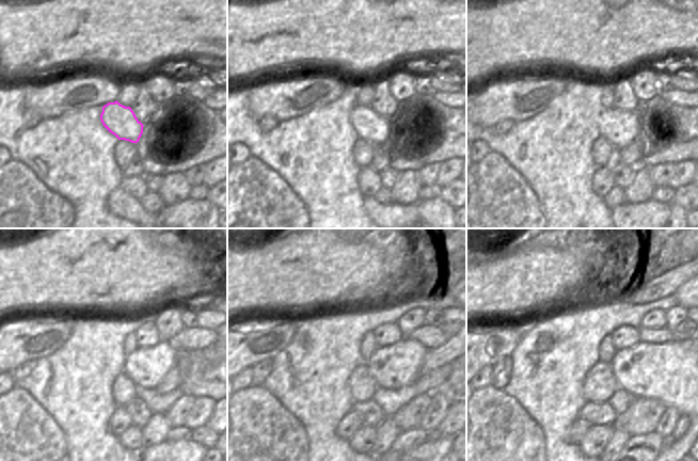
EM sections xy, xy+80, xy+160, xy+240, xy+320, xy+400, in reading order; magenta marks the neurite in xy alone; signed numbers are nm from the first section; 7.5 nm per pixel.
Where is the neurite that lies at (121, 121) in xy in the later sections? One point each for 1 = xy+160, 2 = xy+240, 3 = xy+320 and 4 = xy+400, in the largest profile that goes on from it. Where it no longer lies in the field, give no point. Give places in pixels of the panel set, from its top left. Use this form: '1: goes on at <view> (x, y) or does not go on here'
1: goes on at xy+160 (620, 128)
2: goes on at xy+240 (143, 366)
3: goes on at xy+320 (385, 364)
4: goes on at xy+400 (625, 364)

